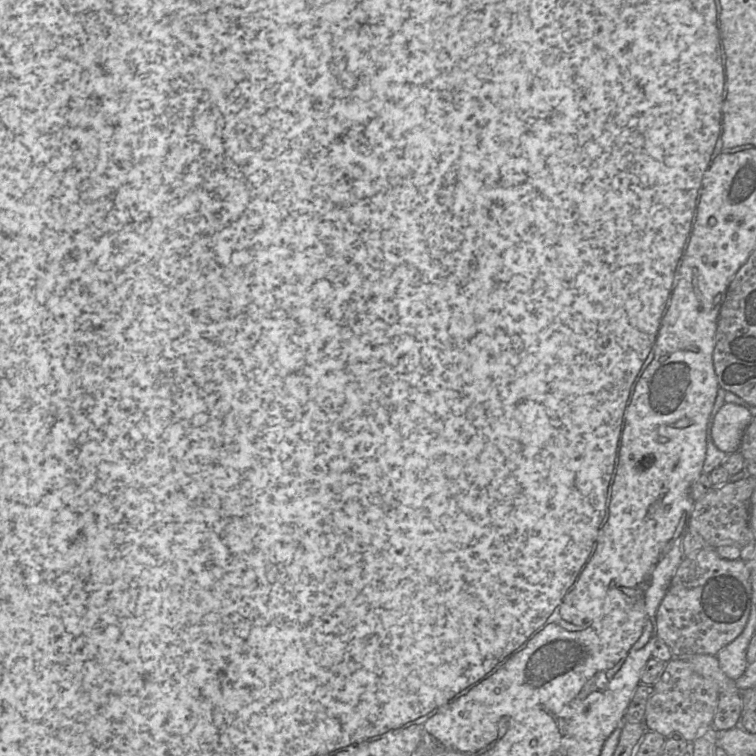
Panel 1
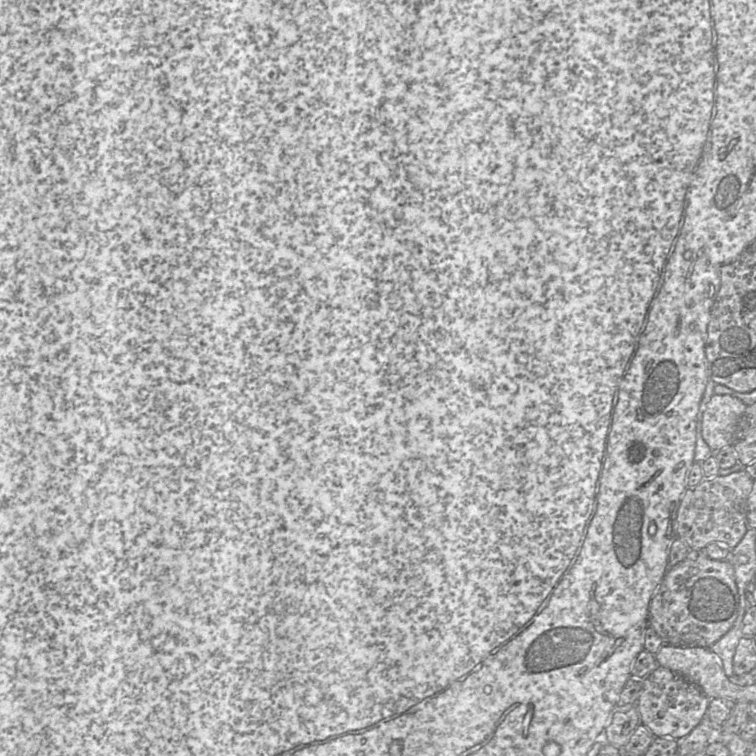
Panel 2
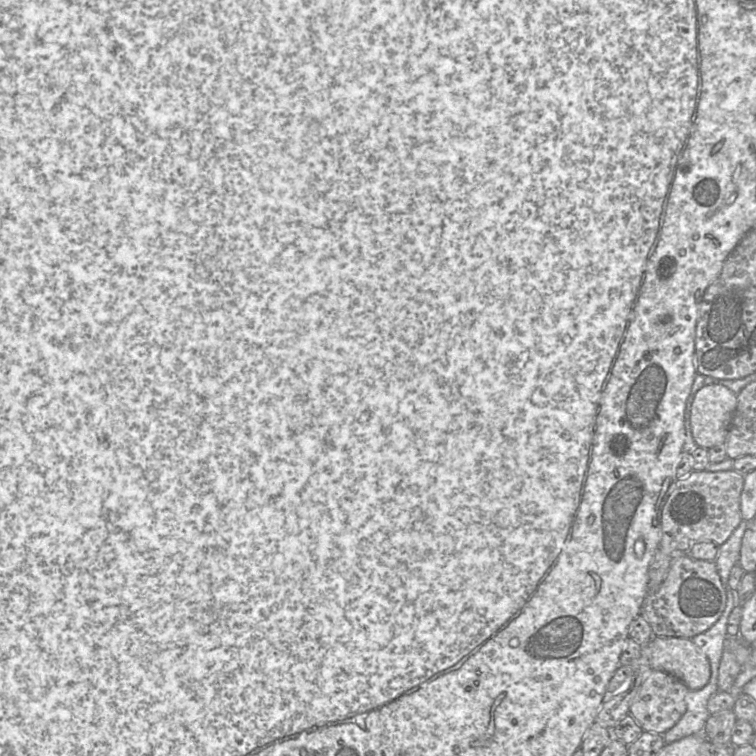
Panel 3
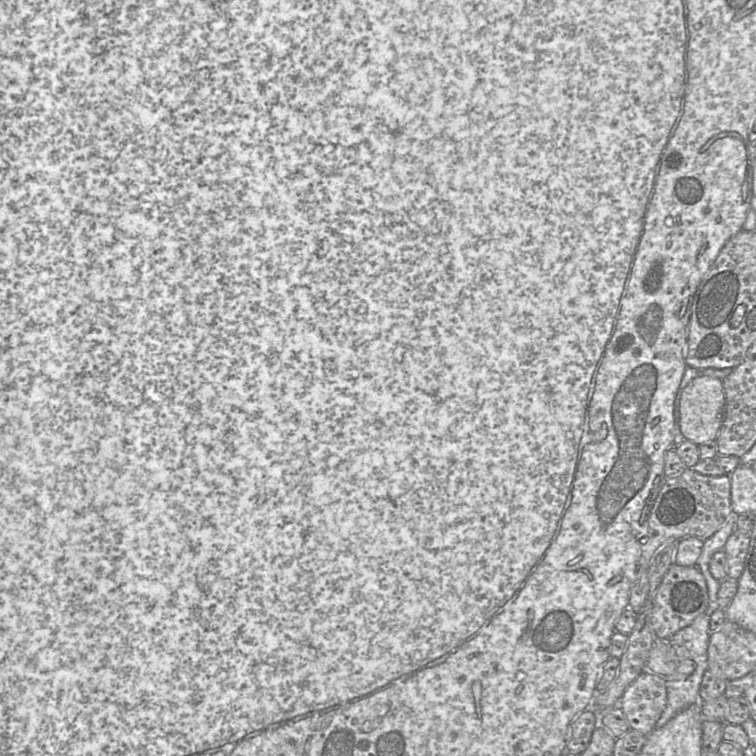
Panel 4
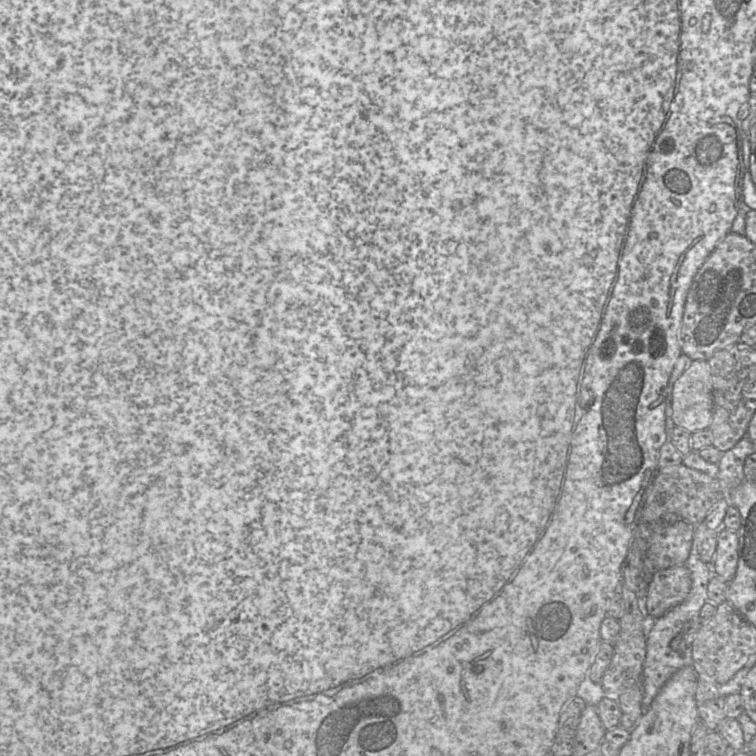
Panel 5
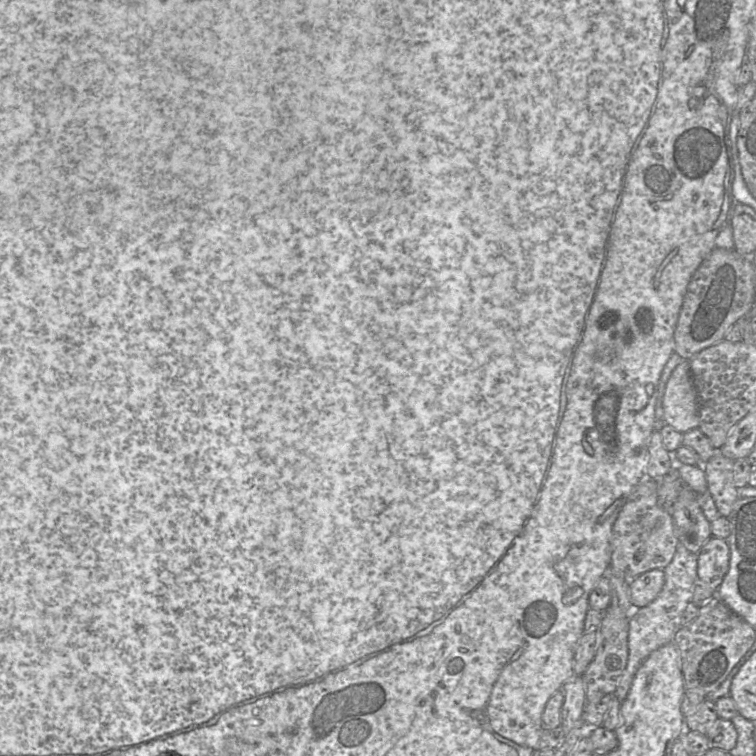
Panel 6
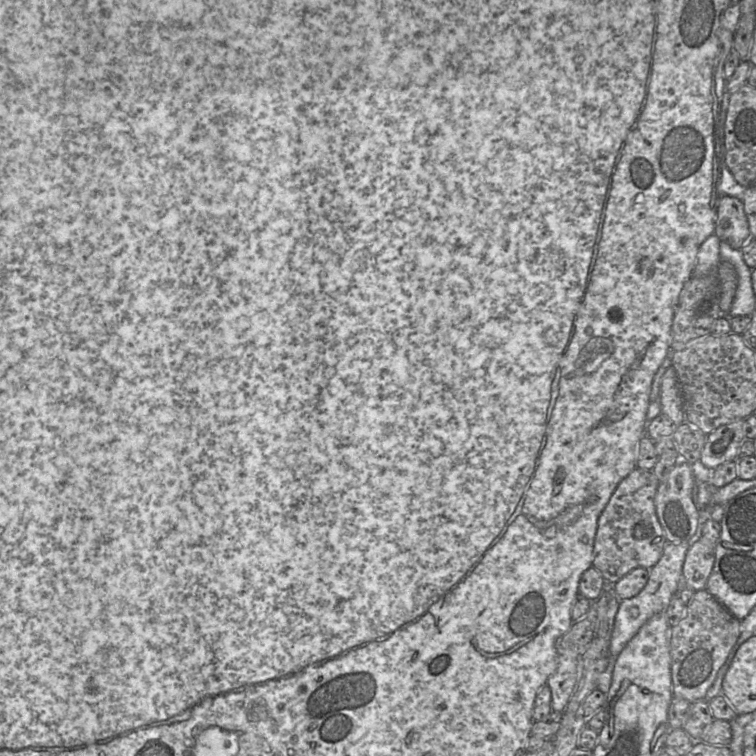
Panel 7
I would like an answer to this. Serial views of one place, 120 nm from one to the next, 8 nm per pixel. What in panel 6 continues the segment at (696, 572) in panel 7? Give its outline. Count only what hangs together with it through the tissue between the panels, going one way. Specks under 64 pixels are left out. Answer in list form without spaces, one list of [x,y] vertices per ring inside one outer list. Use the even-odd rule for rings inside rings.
[[[711,536],[697,554],[698,579],[716,591],[729,569],[729,560],[726,539]]]

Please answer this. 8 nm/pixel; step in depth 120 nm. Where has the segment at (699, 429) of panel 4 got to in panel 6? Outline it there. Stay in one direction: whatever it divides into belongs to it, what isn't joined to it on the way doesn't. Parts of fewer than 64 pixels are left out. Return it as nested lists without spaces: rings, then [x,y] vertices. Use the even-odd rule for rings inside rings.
[[[684,361],[673,370],[666,385],[663,407],[665,423],[676,431],[685,433],[698,428],[698,396],[689,361]]]

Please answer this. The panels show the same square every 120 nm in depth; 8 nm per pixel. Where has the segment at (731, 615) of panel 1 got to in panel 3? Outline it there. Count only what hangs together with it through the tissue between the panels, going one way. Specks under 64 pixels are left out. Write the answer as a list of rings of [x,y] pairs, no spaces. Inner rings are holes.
[[[688,554],[674,558],[669,572],[654,594],[648,594],[641,609],[655,637],[692,639],[711,628],[723,614],[726,589],[714,561],[694,559]]]

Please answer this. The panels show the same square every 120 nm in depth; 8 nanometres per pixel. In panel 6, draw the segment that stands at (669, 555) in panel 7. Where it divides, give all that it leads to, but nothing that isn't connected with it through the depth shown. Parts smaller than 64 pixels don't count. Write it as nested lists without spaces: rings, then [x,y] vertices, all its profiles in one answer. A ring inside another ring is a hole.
[[[679,543],[672,561],[664,568],[665,583],[658,597],[644,607],[630,606],[628,662],[614,693],[620,701],[626,698],[636,672],[647,657],[658,648],[673,643],[676,633],[683,626],[681,618],[687,605],[692,602],[694,583],[698,579],[697,563],[697,554]]]

